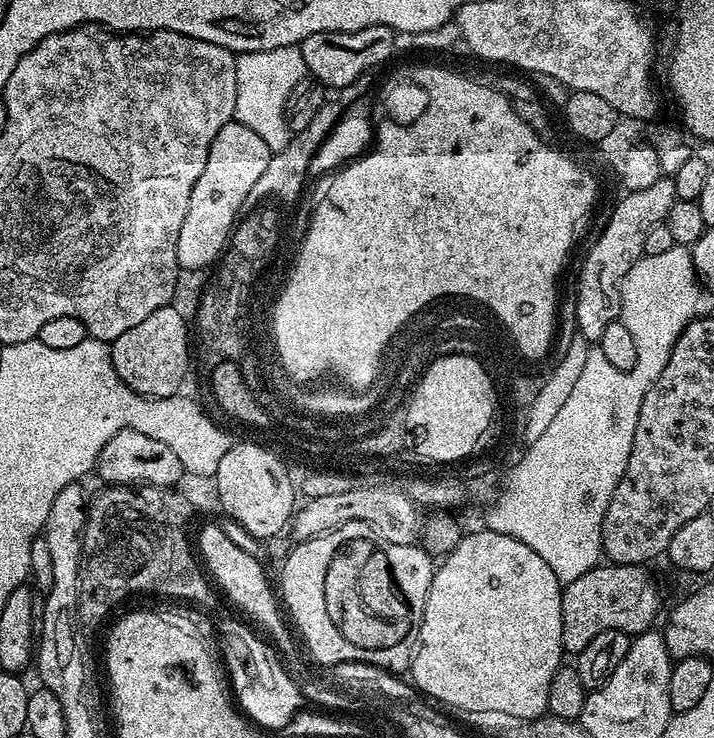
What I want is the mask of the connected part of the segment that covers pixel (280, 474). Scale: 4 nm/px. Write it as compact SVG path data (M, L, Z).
M253 442L240 444L233 443L226 454L222 454L222 462L218 462L218 470L214 477L216 483L216 496L220 499L221 513L224 516L234 518L238 526L246 526L254 538L265 542L271 541L271 536L276 536L280 531L289 527L294 509L298 504L298 495L294 486L287 480L285 468L274 464L273 456L268 456L268 451L262 445L256 445Z

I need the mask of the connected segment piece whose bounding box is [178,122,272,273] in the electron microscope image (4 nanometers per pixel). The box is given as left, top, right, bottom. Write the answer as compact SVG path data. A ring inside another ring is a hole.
M233 122L222 126L222 130L214 134L210 154L206 154L206 170L202 170L202 178L194 182L190 206L178 233L178 266L181 270L188 273L200 272L208 267L211 269L221 259L238 217L245 211L246 194L250 194L250 189L254 182L258 182L262 170L266 170L266 162L270 162L271 157L272 152L266 142L262 142L250 126Z

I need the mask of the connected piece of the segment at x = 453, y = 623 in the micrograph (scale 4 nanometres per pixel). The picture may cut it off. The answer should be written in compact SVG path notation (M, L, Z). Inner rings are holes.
M481 530L461 535L460 541L454 546L454 550L447 553L439 561L438 567L432 573L430 582L430 594L426 598L426 610L422 614L420 623L420 639L416 646L416 651L412 657L410 669L410 680L419 691L424 691L426 695L433 696L436 700L441 700L444 704L449 704L452 708L461 708L465 714L474 712L490 712L500 718L511 718L516 722L535 722L548 711L548 695L550 694L550 682L554 674L562 666L560 656L565 655L564 643L562 642L562 598L560 597L562 585L558 578L554 578L554 570L526 546L526 542L518 542L518 538Z

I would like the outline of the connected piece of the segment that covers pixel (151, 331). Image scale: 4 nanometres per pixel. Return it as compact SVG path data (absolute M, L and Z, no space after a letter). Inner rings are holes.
M176 306L154 310L154 314L150 314L142 322L138 322L138 326L133 326L130 330L126 330L126 334L111 341L114 370L121 382L130 386L130 390L134 390L138 394L153 396L159 400L164 400L167 396L175 396L183 389L180 387L183 386L184 375L188 372L188 340L190 344L189 321L188 324L184 321L183 314L176 309Z

